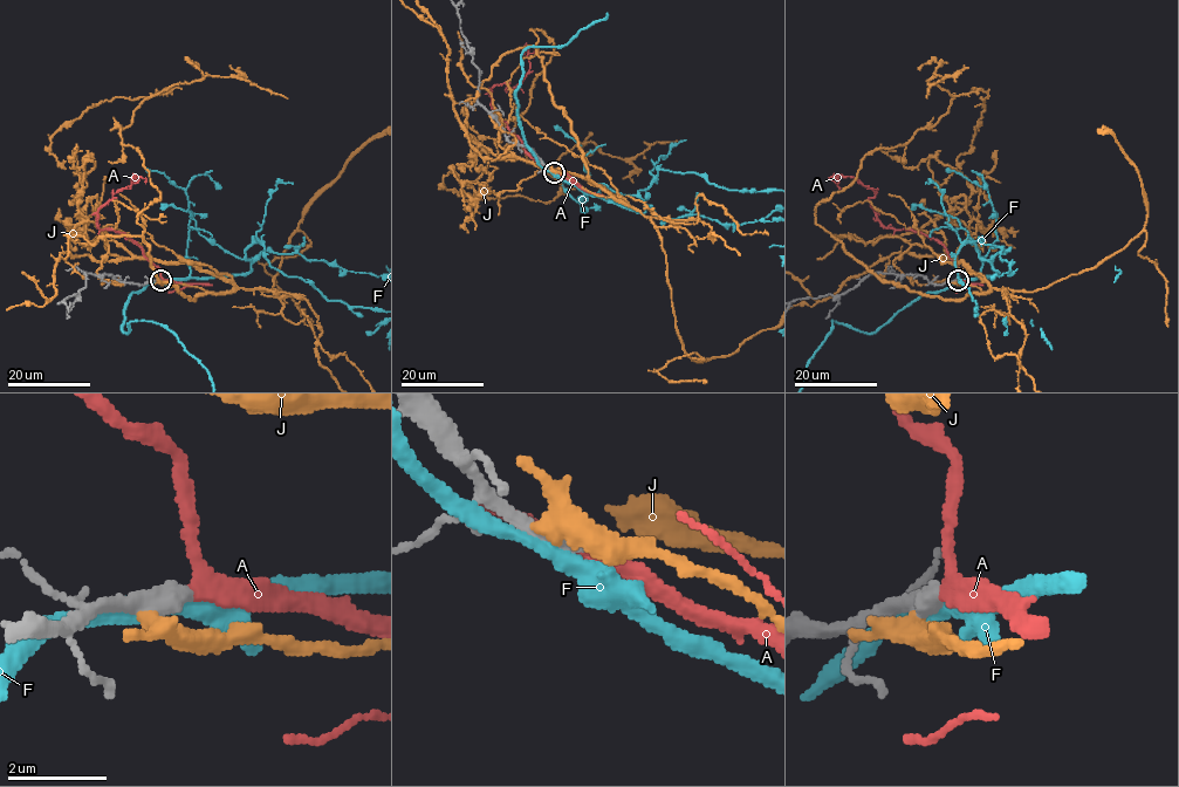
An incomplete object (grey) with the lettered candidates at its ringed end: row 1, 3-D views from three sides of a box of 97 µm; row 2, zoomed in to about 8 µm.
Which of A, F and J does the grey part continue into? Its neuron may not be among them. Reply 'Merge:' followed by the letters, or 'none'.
Merge: A

